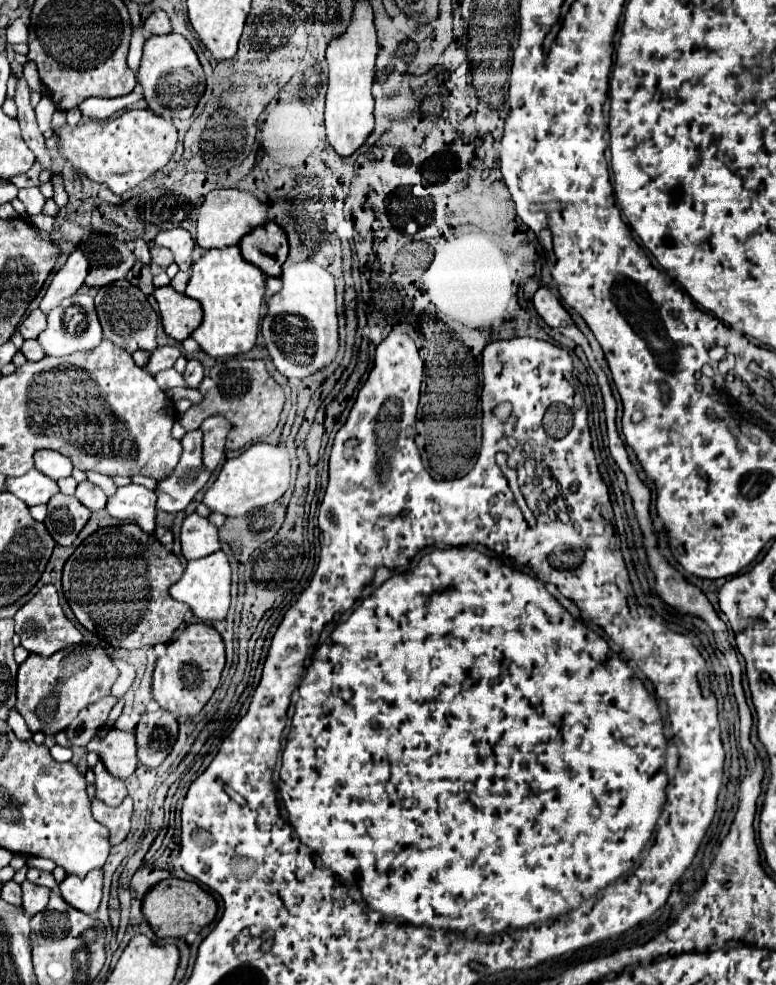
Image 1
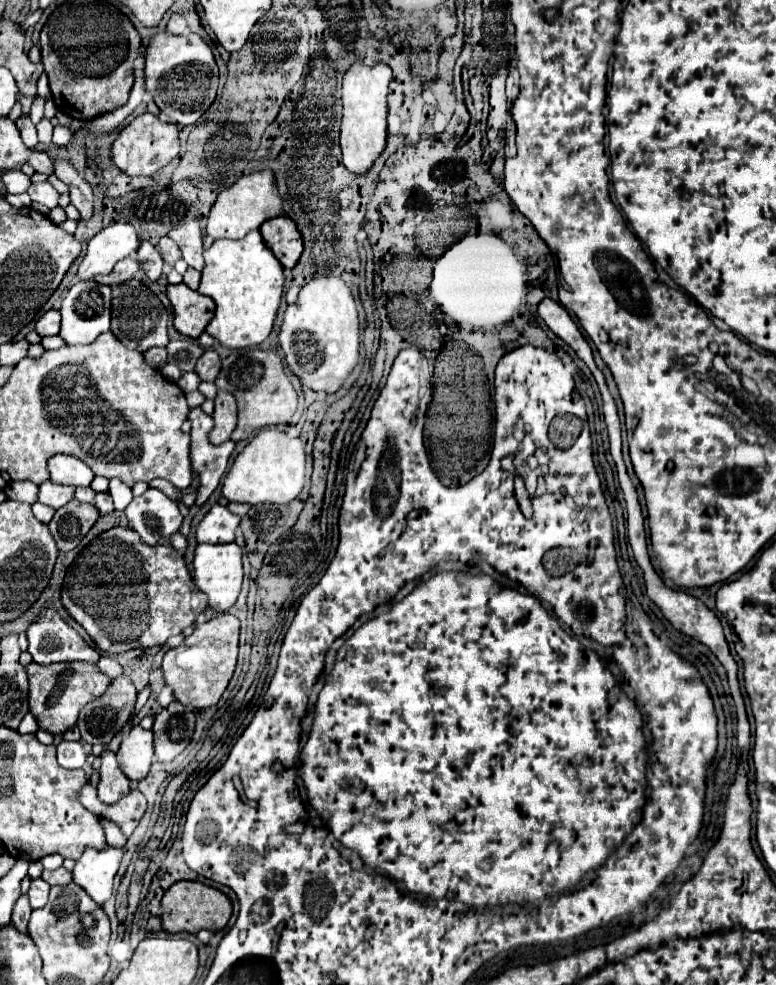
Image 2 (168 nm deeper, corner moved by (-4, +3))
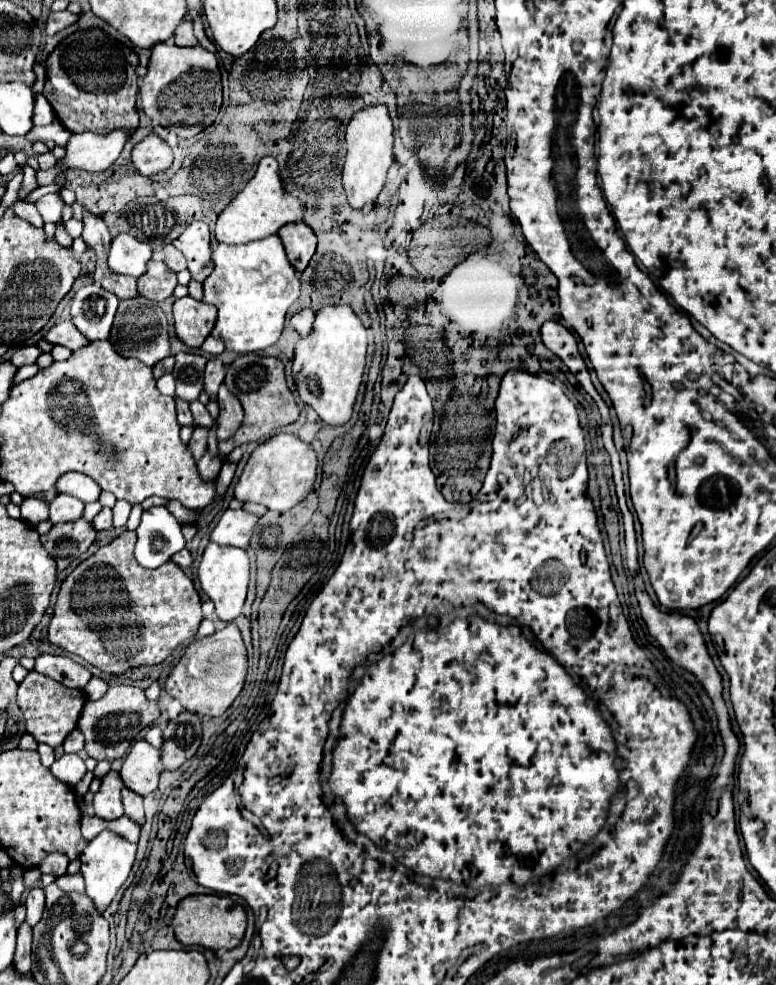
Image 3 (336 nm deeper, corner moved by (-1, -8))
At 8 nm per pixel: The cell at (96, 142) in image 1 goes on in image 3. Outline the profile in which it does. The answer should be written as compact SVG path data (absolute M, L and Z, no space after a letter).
M150 133L132 151L132 163L142 175L156 175L172 165L172 149L158 135Z

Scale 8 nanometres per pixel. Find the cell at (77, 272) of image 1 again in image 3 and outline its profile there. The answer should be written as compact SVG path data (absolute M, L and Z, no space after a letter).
M122 233L114 237L110 255L108 255L108 267L114 273L140 277L146 273L146 265L152 259L152 247L144 241L138 241L136 237Z

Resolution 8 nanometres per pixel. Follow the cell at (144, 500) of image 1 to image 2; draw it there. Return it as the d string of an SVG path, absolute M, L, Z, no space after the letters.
M147 488L141 496L135 496L125 508L129 526L139 532L145 544L167 544L169 536L179 530L183 516L177 502L169 500L161 490Z

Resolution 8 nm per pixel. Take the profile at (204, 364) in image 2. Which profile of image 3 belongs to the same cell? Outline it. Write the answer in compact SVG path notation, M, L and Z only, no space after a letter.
M212 357L212 359L208 361L206 373L204 373L204 387L206 387L206 393L214 395L214 393L218 391L218 387L222 385L224 375L226 375L224 363L222 363L218 357Z

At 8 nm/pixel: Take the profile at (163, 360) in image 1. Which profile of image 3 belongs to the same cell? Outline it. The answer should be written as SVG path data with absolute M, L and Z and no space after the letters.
M178 353L174 379L176 379L176 395L188 401L196 401L204 391L204 367L206 357L196 353Z

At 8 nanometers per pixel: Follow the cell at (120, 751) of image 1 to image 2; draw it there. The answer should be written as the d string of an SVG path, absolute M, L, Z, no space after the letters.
M141 726L129 730L117 750L117 762L129 780L137 782L147 776L153 758L153 734Z

